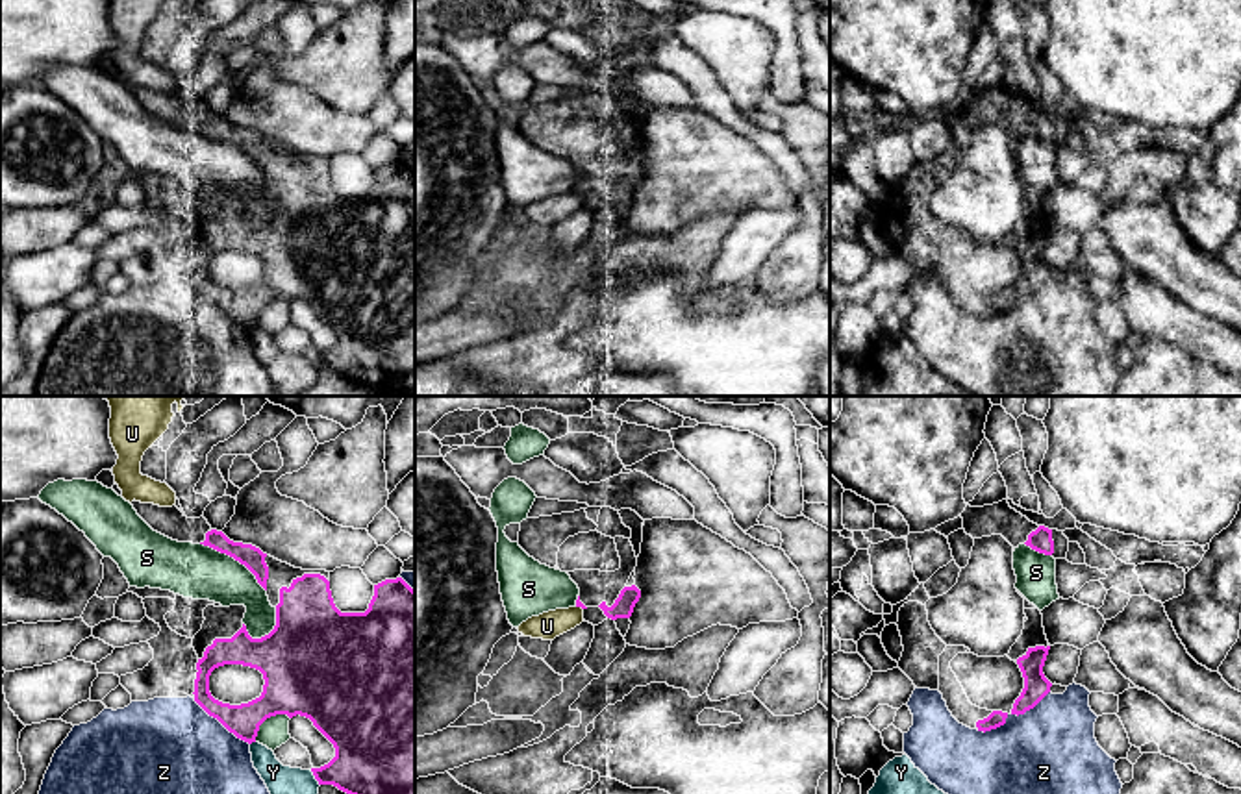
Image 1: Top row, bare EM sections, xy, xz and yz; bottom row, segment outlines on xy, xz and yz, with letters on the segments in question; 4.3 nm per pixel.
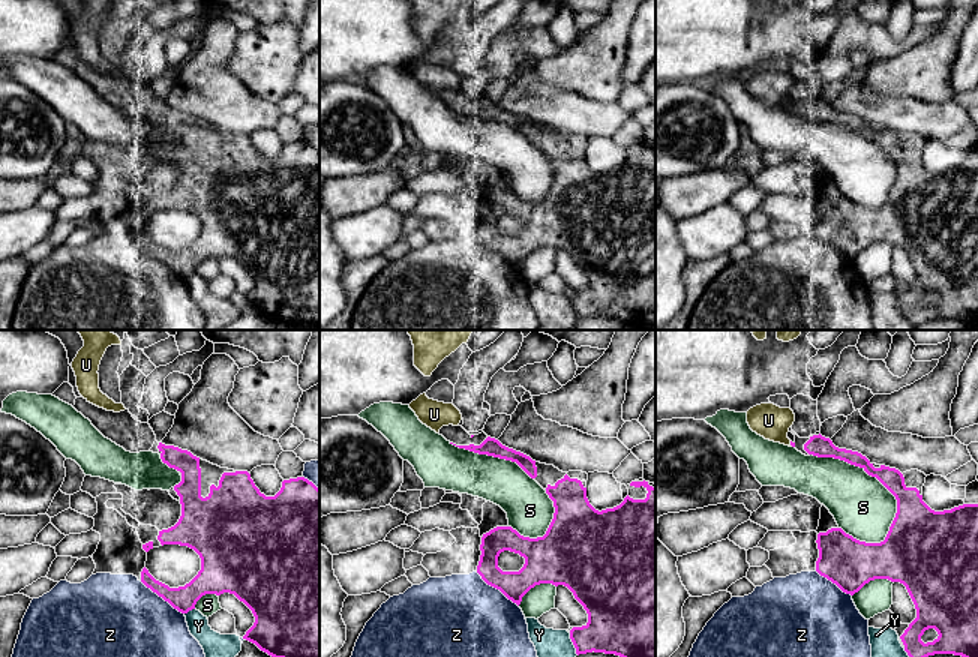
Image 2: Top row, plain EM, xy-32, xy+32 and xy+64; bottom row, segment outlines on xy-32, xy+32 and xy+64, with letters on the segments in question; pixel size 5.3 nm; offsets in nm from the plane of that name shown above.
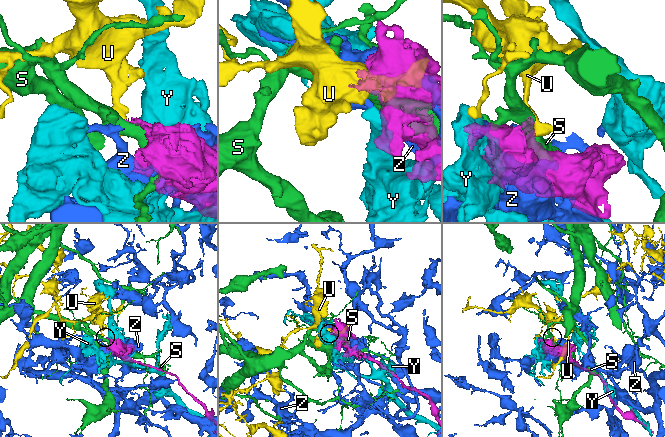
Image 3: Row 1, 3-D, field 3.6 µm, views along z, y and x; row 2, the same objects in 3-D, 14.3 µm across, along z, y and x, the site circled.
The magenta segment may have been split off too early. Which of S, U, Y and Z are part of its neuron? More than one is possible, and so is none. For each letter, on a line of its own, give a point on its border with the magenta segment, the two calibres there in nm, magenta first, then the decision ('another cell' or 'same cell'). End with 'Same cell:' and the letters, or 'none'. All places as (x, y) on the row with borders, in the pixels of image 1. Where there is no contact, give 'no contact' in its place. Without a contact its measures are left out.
S: xy (236, 559) | 100/240 nm | another cell
U: xz (580, 606) | 30/120 nm | another cell
Y: xy (315, 778) | 300/130 nm | another cell
Z: yz (1012, 713) | 110/380 nm | another cell
Same cell: none

